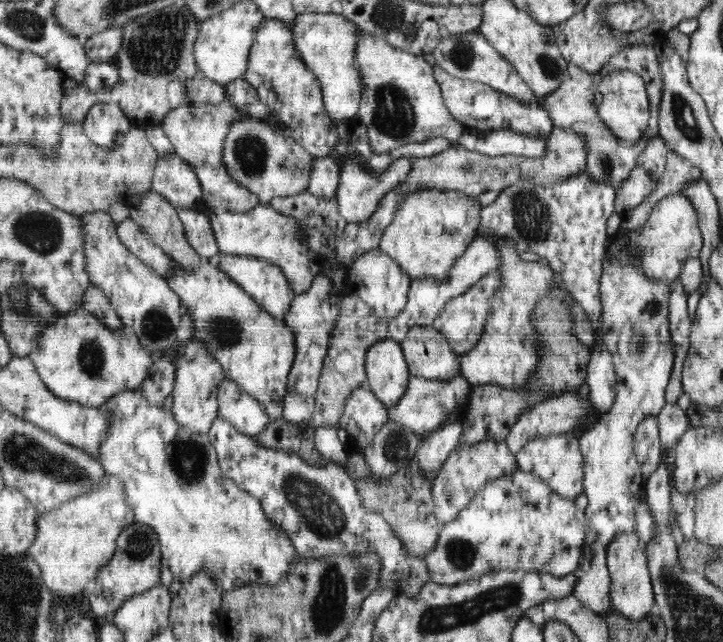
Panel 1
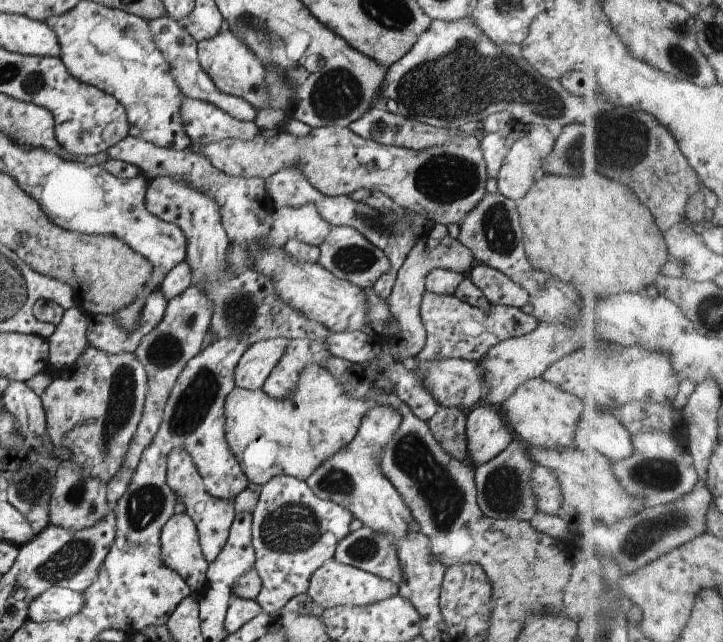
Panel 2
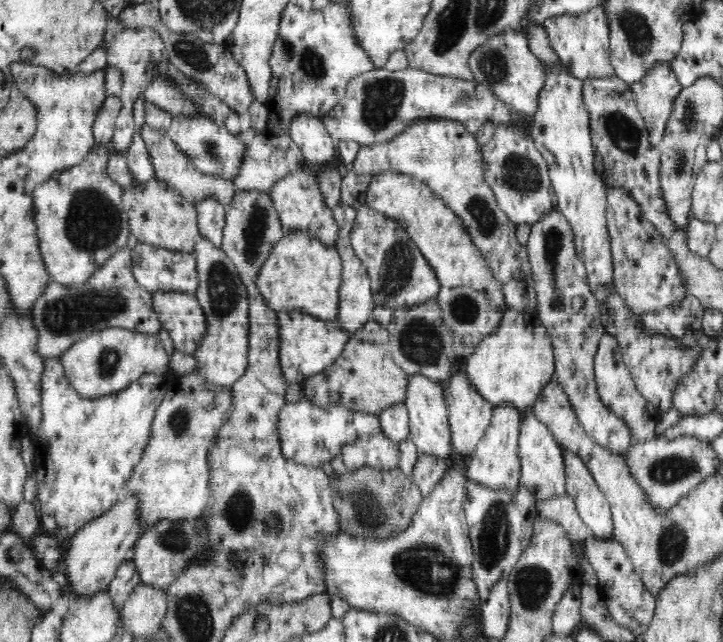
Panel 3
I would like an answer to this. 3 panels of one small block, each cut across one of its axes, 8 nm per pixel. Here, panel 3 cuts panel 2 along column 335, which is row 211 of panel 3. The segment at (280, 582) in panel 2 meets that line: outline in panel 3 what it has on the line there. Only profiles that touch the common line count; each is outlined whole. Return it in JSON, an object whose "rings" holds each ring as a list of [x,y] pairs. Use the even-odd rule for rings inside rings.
{"rings":[[[498,126],[489,142],[480,145],[480,148],[485,180],[495,195],[498,207],[514,225],[536,225],[555,208],[547,162],[538,152],[530,134],[517,130],[515,126]]]}

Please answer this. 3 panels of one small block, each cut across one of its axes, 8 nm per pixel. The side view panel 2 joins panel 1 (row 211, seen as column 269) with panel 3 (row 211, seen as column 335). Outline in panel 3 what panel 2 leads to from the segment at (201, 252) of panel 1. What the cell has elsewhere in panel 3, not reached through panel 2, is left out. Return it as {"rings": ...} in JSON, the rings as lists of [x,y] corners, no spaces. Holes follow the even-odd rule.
{"rings":[[[206,199],[196,205],[195,210],[197,211],[197,228],[201,236],[214,246],[221,247],[222,229],[226,225],[226,208],[218,204],[217,200]]]}

